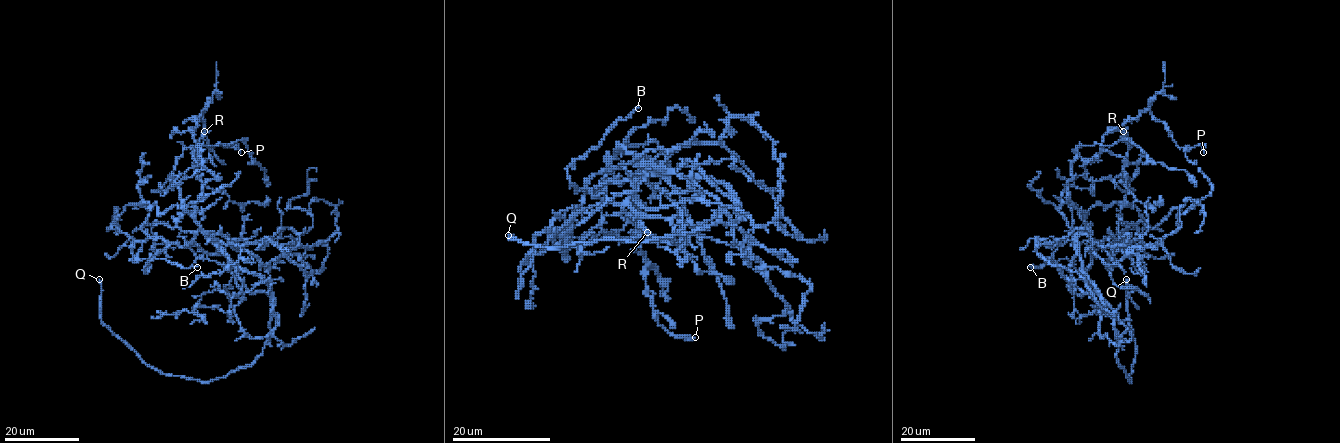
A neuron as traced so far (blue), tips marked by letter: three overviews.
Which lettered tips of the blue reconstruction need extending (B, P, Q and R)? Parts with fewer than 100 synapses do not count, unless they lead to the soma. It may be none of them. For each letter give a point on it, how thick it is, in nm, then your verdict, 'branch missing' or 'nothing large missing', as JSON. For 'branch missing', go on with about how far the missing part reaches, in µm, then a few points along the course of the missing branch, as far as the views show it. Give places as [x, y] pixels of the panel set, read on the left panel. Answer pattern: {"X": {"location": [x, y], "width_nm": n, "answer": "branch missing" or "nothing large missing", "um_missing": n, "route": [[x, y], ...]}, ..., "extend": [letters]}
{"B": {"location": [197, 267], "width_nm": 170, "answer": "nothing large missing"}, "P": {"location": [241, 152], "width_nm": 200, "answer": "nothing large missing"}, "Q": {"location": [99, 279], "width_nm": 260, "answer": "branch missing", "um_missing": 25, "route": [[99, 279], [83, 261], [40, 245], [41, 241]]}, "R": {"location": [204, 131], "width_nm": 170, "answer": "nothing large missing"}, "extend": ["Q"]}

